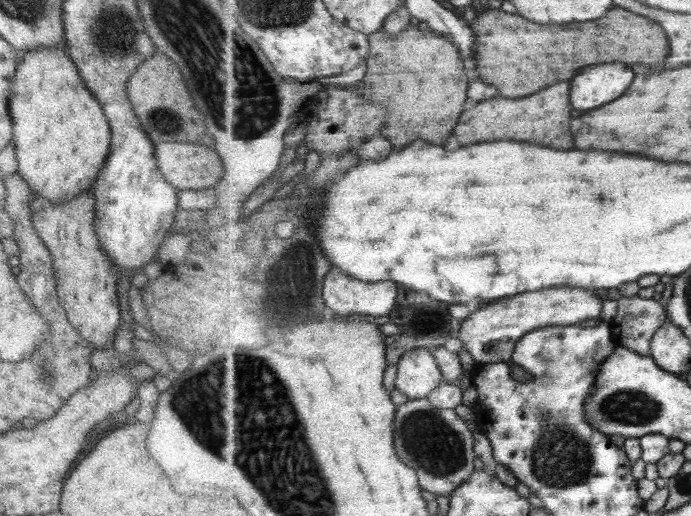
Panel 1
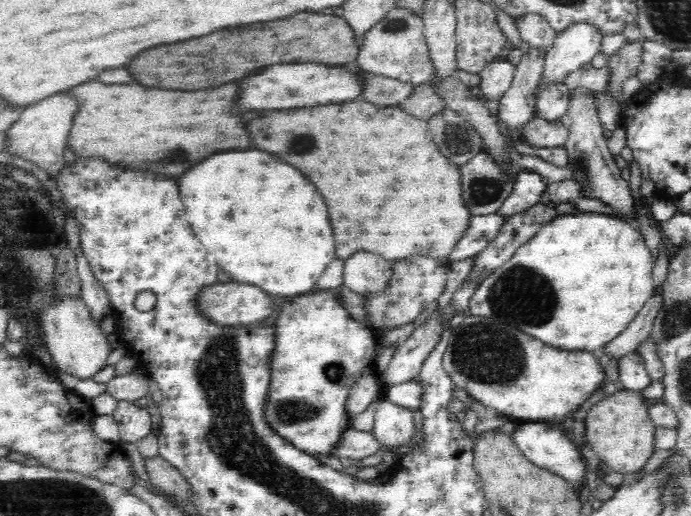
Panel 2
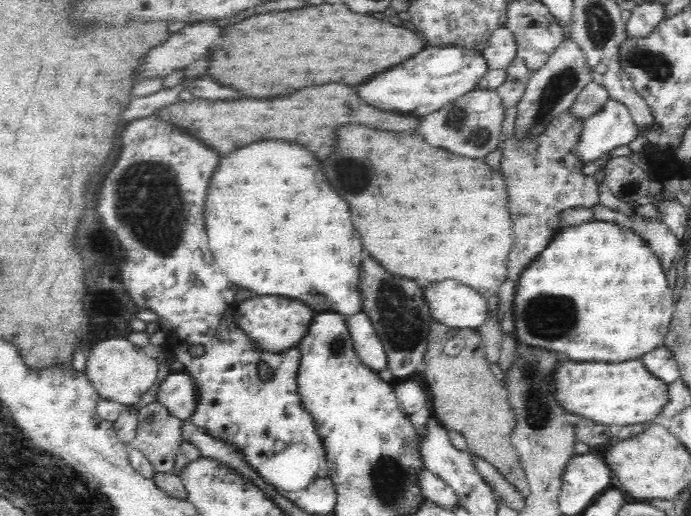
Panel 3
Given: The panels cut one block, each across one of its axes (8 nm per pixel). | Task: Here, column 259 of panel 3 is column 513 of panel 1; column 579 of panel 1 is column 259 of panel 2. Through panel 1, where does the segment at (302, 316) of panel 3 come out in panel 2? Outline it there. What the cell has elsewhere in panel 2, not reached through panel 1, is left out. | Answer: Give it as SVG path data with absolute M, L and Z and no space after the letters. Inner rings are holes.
M234 281L216 282L211 287L204 287L198 295L197 302L200 304L201 312L204 312L214 324L226 325L230 329L259 324L274 312L273 296L253 284Z

